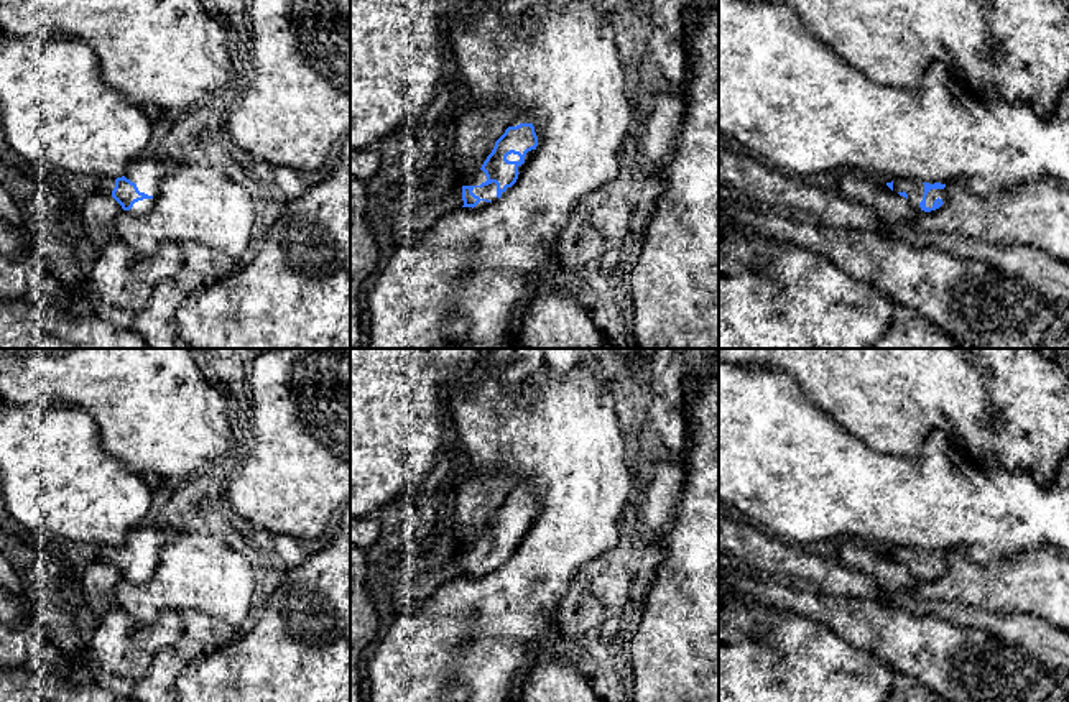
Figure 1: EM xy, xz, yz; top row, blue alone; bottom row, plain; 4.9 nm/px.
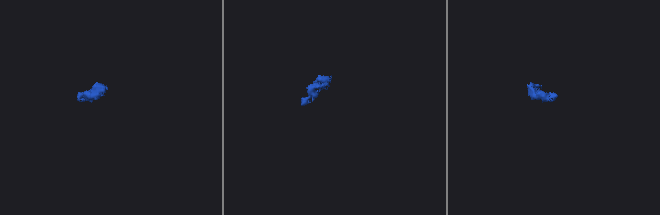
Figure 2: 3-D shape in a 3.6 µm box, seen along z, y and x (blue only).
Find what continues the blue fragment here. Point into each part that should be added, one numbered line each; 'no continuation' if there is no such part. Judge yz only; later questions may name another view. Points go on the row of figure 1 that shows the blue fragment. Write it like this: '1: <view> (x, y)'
1: yz (915, 189)
2: yz (933, 194)

